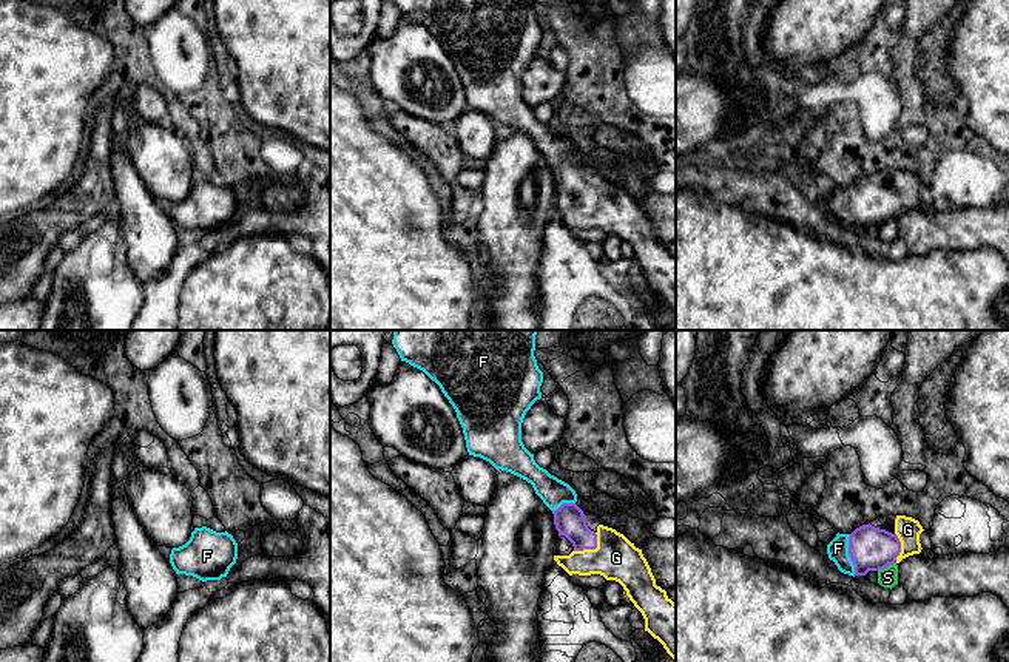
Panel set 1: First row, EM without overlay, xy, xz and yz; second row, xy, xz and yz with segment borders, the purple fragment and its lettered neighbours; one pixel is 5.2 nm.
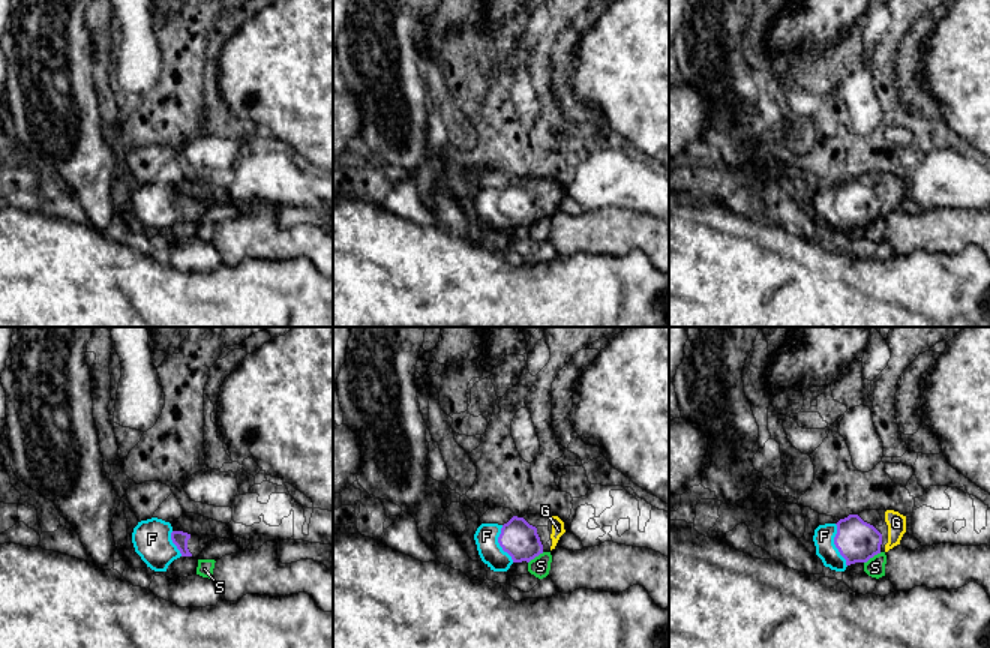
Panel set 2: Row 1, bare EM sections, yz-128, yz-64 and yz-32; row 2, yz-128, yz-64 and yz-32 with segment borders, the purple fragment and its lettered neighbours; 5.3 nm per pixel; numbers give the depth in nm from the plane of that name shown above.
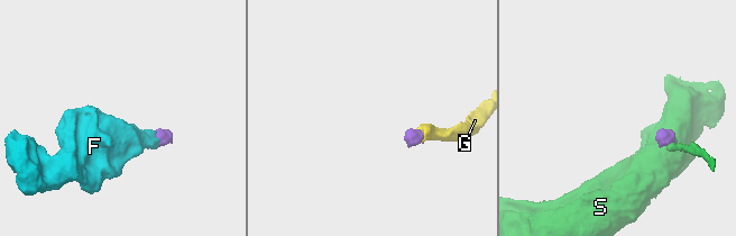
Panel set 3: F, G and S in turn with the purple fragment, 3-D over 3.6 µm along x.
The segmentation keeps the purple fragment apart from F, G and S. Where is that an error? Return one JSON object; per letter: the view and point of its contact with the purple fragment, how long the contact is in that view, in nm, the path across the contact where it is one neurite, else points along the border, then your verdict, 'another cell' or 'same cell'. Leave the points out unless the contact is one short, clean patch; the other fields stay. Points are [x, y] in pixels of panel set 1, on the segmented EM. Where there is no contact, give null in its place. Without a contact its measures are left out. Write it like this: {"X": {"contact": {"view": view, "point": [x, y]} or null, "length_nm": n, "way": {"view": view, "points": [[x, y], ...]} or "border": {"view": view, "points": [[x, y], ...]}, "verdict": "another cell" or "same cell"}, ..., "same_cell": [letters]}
{"F": {"contact": {"view": "yz", "point": [849, 554]}, "length_nm": 220, "way": {"view": "yz", "points": [[870, 548], [849, 554], [838, 548]]}, "verdict": "same cell"}, "G": {"contact": {"view": "xz", "point": [591, 548]}, "length_nm": 160, "verdict": "same cell"}, "S": {"contact": {"view": "yz", "point": [886, 567]}, "length_nm": 110, "border": {"view": "yz", "points": [[895, 562], [878, 571]]}, "verdict": "another cell"}, "same_cell": ["F", "G"]}

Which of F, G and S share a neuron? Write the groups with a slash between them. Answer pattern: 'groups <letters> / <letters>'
groups F G / S

